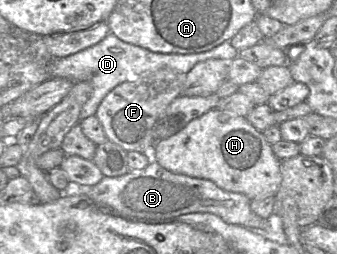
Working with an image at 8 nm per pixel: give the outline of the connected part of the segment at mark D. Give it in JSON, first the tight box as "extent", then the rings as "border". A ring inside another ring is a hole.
{"extent":[46,33,238,119],"border":[[[113,33],[108,35],[97,44],[64,58],[56,58],[46,67],[51,78],[65,78],[74,84],[78,82],[89,82],[93,87],[90,98],[83,105],[80,119],[85,119],[96,114],[98,106],[104,97],[116,86],[124,82],[133,82],[149,74],[150,72],[171,68],[177,72],[187,74],[197,63],[209,59],[223,59],[232,61],[238,56],[238,52],[229,41],[201,53],[194,54],[165,54],[152,52],[148,49],[136,46],[120,40]]]}

